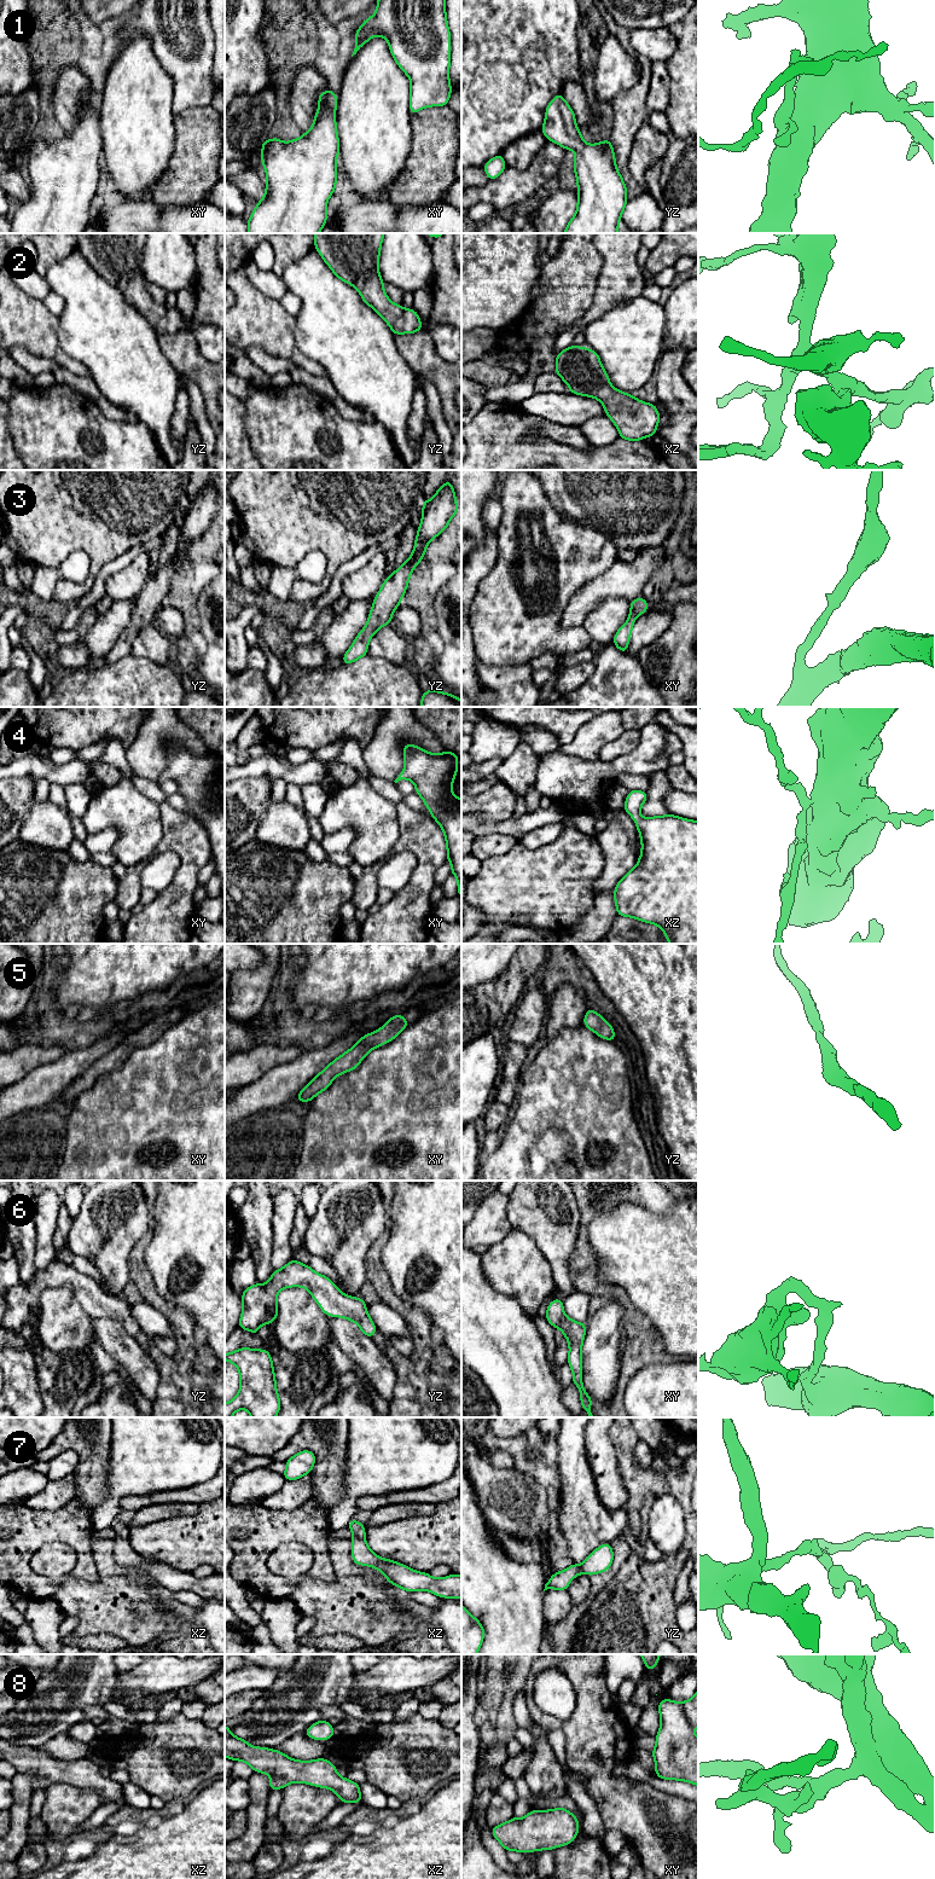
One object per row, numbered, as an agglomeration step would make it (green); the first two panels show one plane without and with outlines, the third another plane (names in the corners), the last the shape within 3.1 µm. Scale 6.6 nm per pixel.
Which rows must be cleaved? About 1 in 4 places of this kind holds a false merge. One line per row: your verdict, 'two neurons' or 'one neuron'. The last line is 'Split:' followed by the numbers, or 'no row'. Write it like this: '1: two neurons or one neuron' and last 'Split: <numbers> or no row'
1: one neuron
2: one neuron
3: one neuron
4: one neuron
5: one neuron
6: one neuron
7: one neuron
8: one neuron
Split: no row

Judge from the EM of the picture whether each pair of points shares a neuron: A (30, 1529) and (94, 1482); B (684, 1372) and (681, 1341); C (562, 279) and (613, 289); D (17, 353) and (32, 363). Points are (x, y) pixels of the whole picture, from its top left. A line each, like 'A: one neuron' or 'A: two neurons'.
A: two neurons
B: two neurons
C: two neurons
D: one neuron

